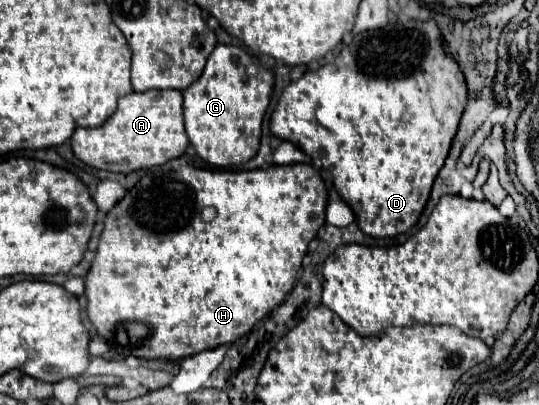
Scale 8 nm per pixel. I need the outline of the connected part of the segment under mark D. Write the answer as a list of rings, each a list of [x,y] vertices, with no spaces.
[[[408,19],[354,35],[354,41],[340,51],[334,63],[306,71],[298,81],[292,81],[270,117],[270,131],[296,143],[308,157],[322,161],[322,167],[334,177],[336,191],[354,209],[356,223],[366,235],[396,237],[418,223],[432,183],[448,157],[466,101],[464,73],[446,53],[436,21]]]

